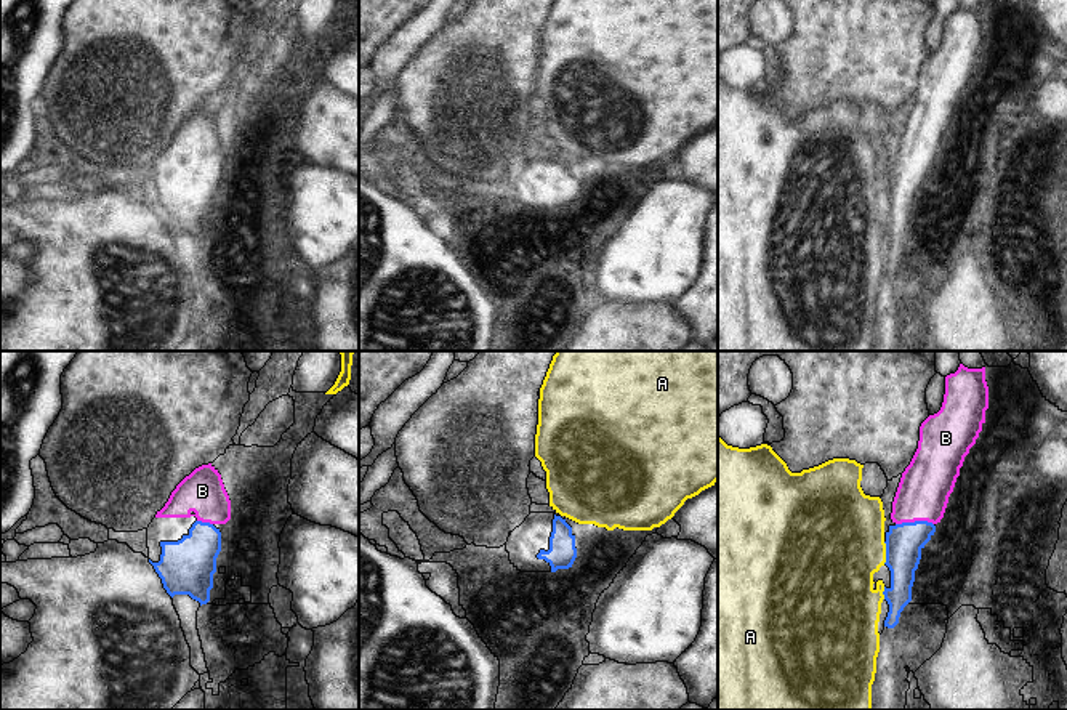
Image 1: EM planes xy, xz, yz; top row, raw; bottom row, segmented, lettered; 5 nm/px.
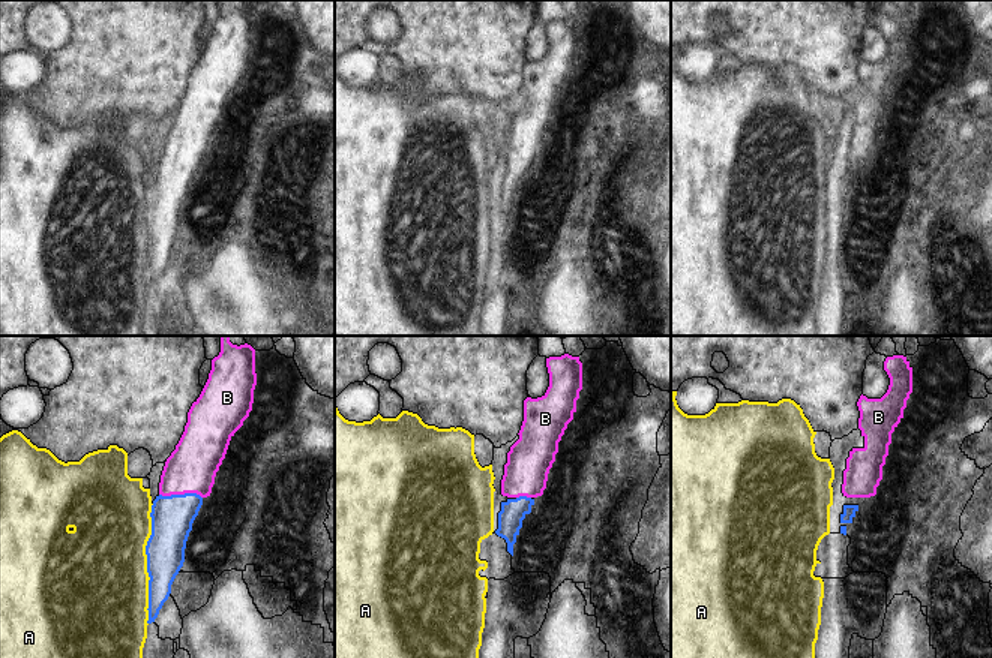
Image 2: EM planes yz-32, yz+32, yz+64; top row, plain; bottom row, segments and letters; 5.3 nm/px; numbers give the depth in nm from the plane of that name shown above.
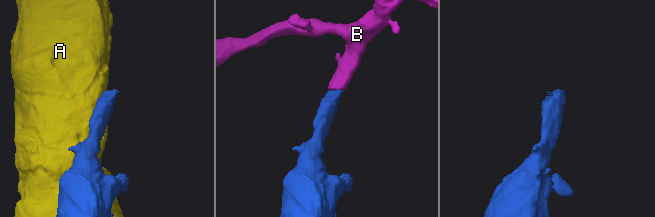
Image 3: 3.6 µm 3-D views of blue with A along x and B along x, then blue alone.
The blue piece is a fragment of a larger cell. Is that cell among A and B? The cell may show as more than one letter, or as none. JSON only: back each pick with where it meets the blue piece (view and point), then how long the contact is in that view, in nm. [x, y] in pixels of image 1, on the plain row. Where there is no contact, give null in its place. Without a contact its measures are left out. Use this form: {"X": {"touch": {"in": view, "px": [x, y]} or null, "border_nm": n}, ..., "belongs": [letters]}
{"B": {"touch": {"in": "yz", "px": [915, 162]}, "border_nm": 190}, "belongs": ["B"]}

